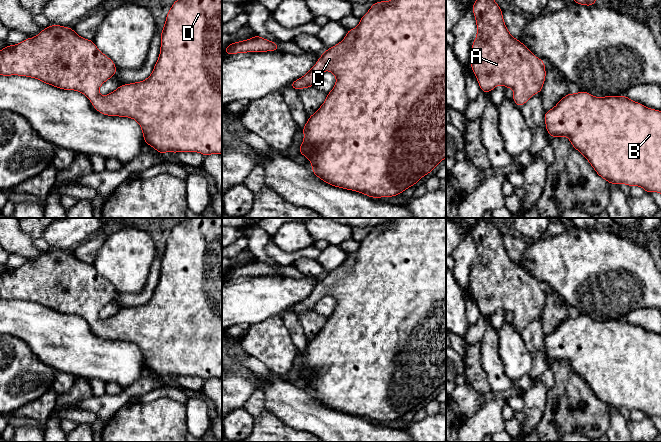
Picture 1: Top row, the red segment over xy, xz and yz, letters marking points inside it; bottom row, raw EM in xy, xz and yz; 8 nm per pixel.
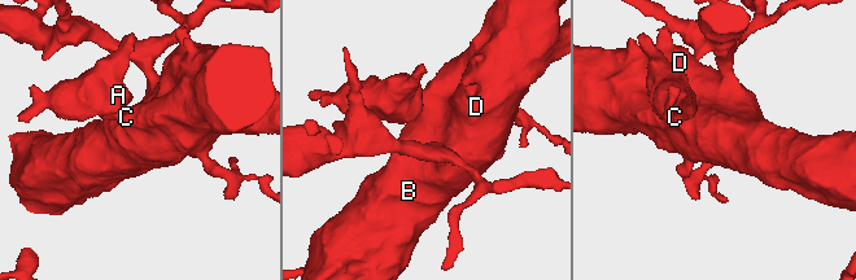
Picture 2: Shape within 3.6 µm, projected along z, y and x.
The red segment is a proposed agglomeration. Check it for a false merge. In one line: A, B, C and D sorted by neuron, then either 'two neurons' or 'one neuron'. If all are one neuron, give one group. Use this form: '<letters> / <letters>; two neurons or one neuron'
A B C D; one neuron

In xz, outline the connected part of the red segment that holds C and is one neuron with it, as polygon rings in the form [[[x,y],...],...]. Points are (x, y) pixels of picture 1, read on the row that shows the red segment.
[[[390,0],[373,3],[360,18],[360,24],[348,30],[340,43],[322,53],[309,72],[292,82],[289,87],[297,91],[314,87],[316,79],[323,71],[331,71],[336,76],[336,83],[322,106],[309,116],[306,125],[301,128],[304,139],[298,148],[299,153],[312,163],[311,169],[315,176],[331,186],[359,192],[375,199],[388,198],[400,195],[414,186],[446,158],[446,0]]]

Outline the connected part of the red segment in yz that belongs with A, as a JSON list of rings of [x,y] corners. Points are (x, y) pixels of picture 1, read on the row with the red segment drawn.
[[[476,0],[472,10],[476,19],[477,35],[470,50],[470,64],[481,91],[489,93],[496,86],[504,85],[514,91],[512,99],[521,108],[532,95],[541,93],[546,78],[545,62],[509,33],[502,9],[495,0]]]

